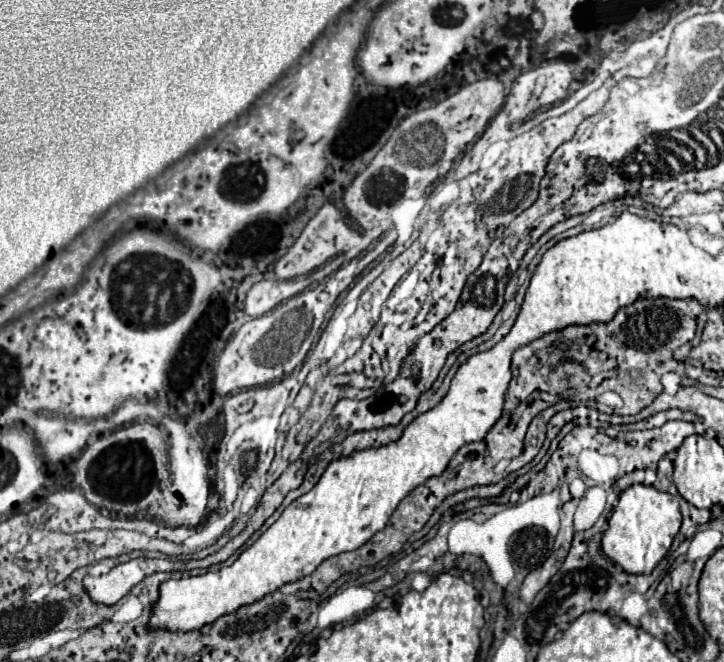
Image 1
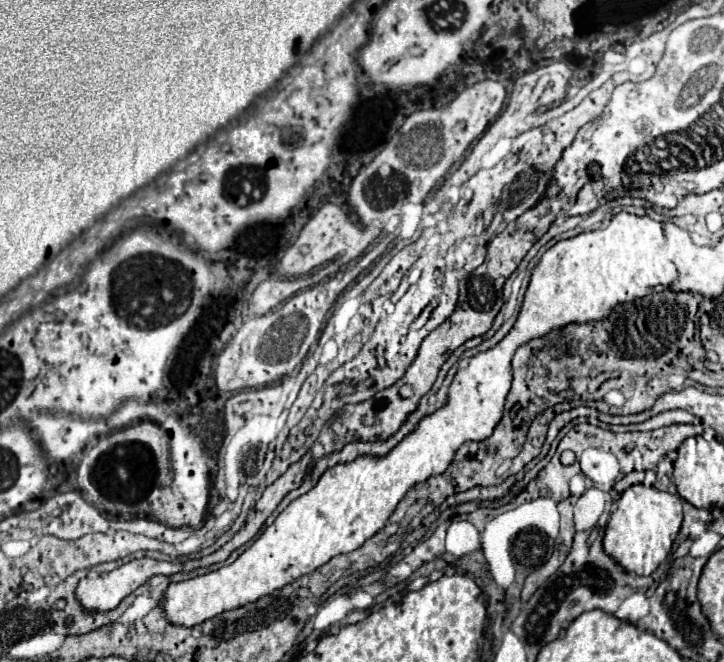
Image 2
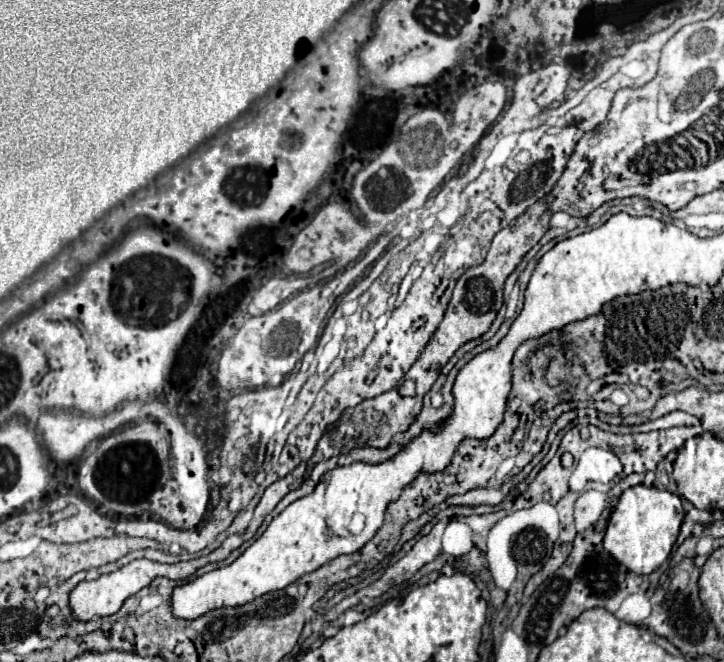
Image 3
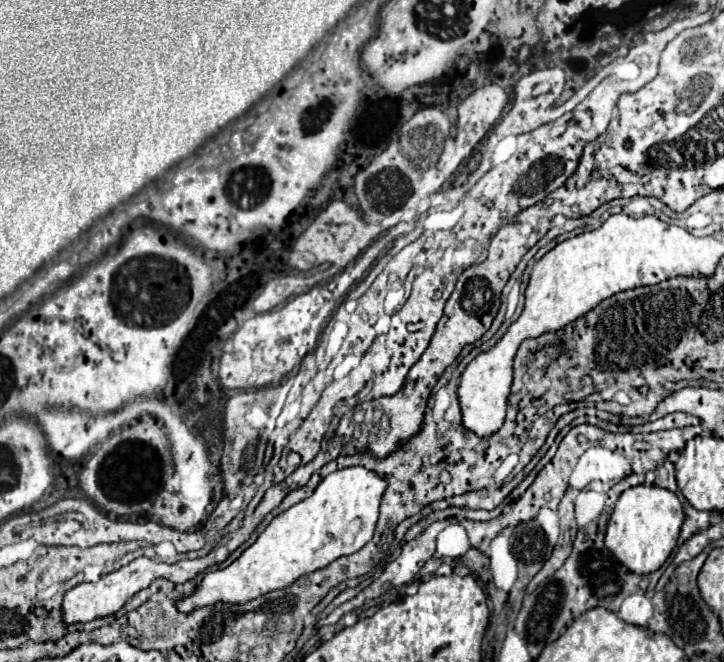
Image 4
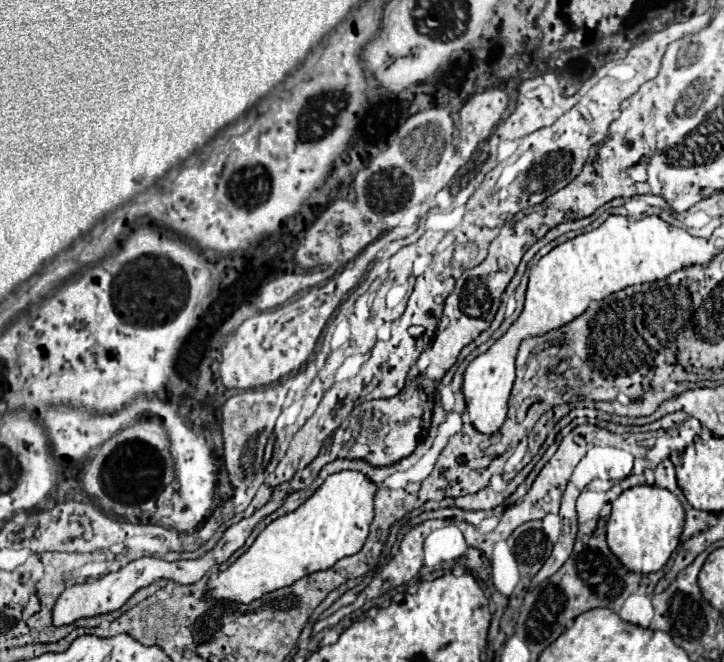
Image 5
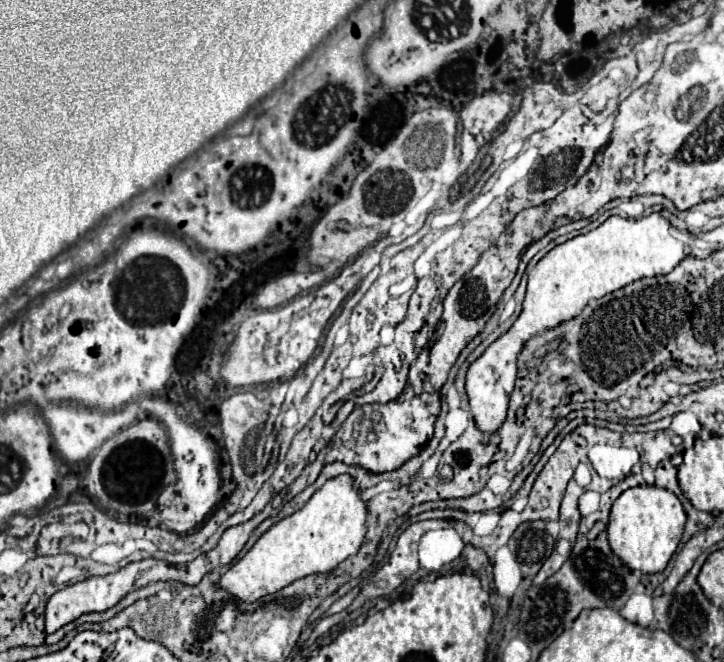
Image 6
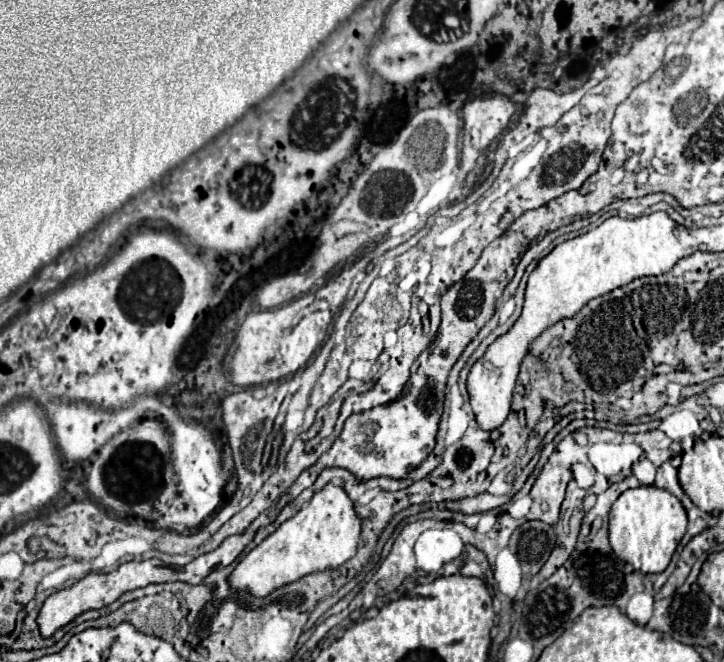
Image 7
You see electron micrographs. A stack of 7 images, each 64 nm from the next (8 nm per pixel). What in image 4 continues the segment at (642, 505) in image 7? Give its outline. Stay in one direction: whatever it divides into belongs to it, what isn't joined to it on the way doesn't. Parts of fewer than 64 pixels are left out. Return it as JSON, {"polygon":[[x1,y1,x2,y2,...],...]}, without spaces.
{"polygon":[[634,486,620,494,614,512,608,520,604,544,606,548,634,574,650,574,658,570,676,546,680,526,684,522,684,510,678,496,670,490,656,486]]}

